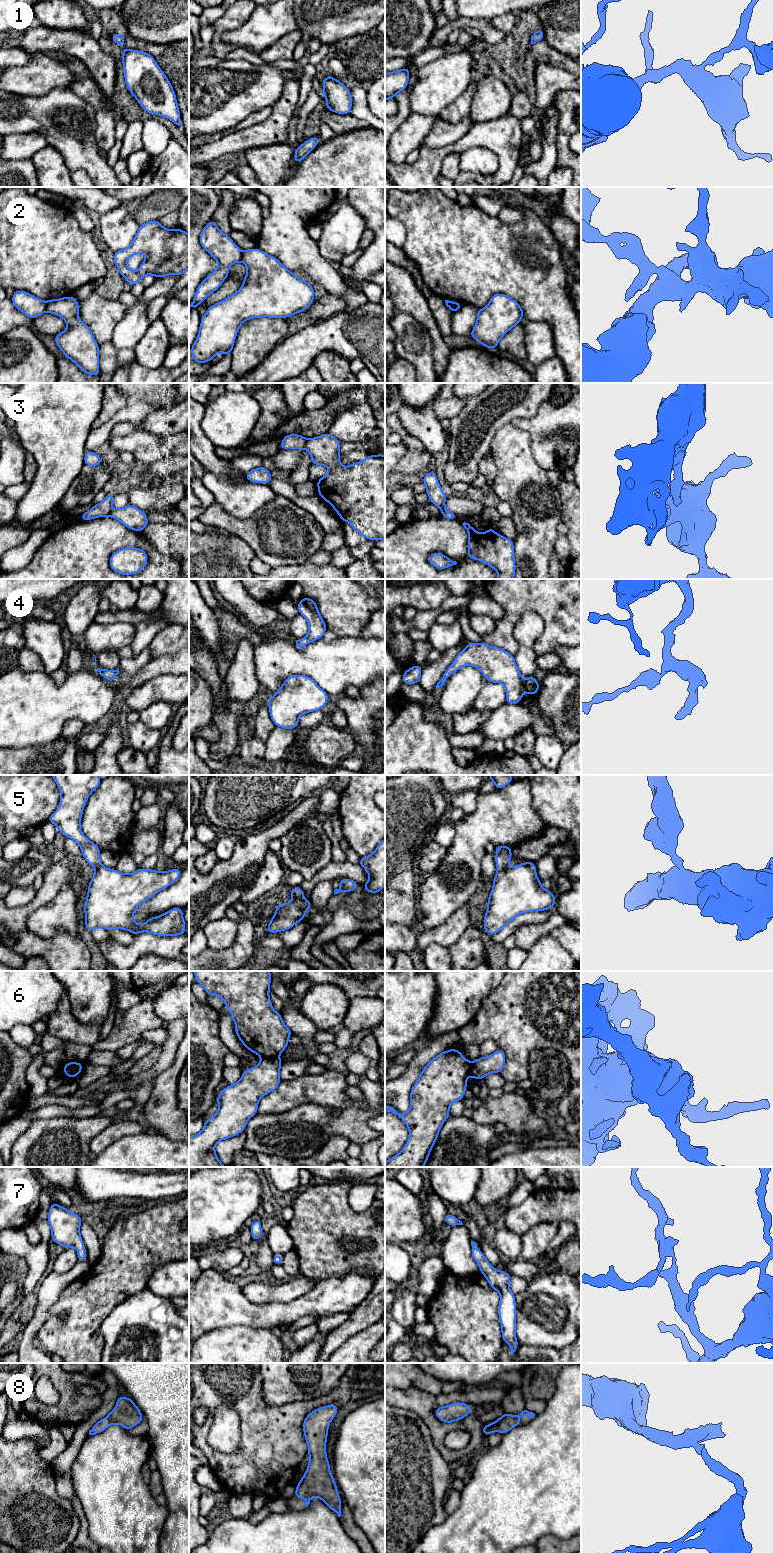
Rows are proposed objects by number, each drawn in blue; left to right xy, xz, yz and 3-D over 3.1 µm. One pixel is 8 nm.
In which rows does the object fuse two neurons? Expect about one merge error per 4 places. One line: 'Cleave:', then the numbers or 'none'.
Cleave: 2, 3, 6

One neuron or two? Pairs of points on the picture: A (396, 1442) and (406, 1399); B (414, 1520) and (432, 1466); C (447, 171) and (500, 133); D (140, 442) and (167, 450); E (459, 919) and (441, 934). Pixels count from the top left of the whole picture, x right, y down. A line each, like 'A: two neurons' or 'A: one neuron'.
A: two neurons
B: one neuron
C: two neurons
D: one neuron
E: one neuron

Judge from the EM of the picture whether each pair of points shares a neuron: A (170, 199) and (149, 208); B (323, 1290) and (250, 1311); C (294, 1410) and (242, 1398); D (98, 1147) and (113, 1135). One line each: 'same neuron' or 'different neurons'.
A: same neuron
B: same neuron
C: same neuron
D: same neuron

